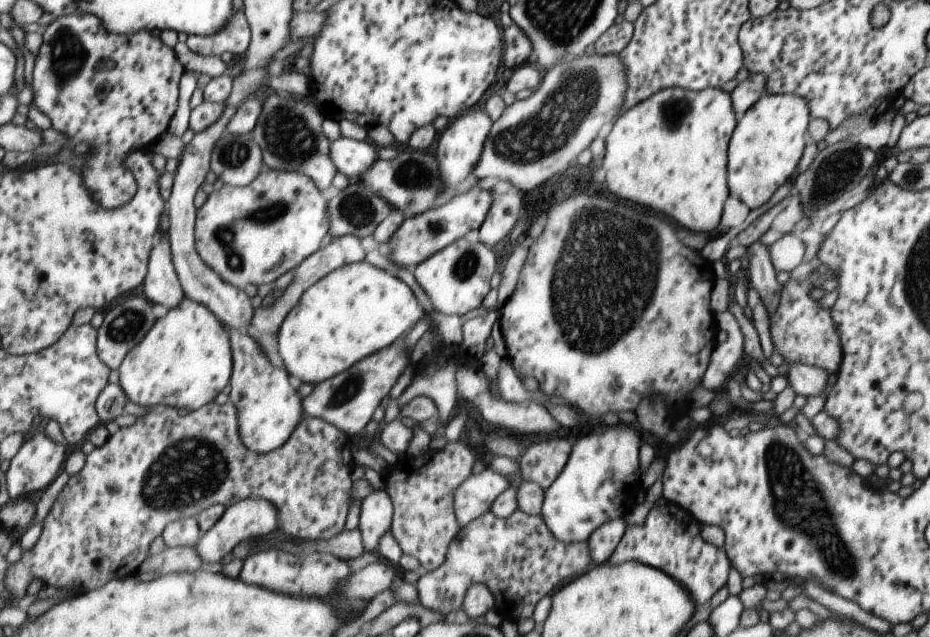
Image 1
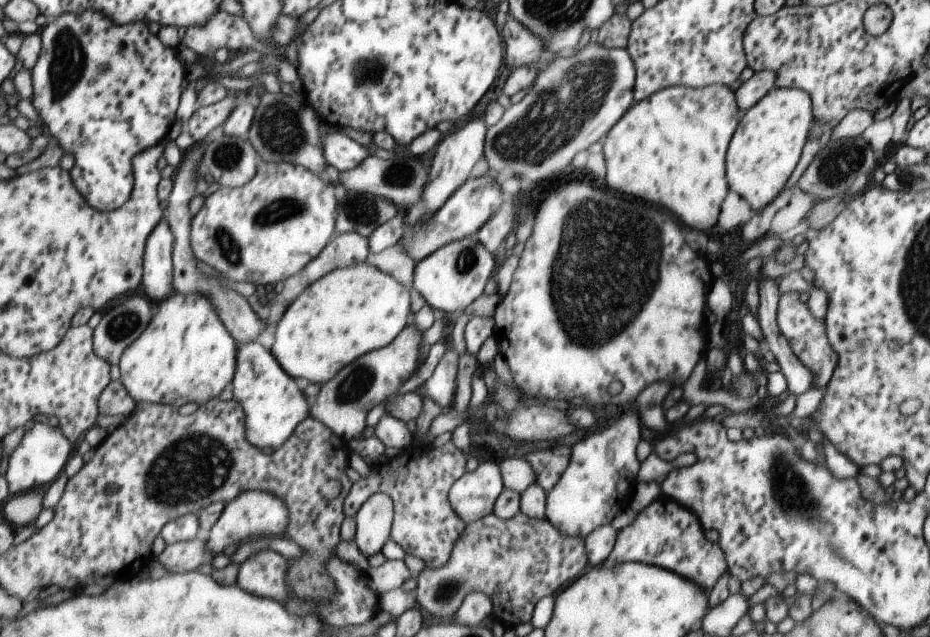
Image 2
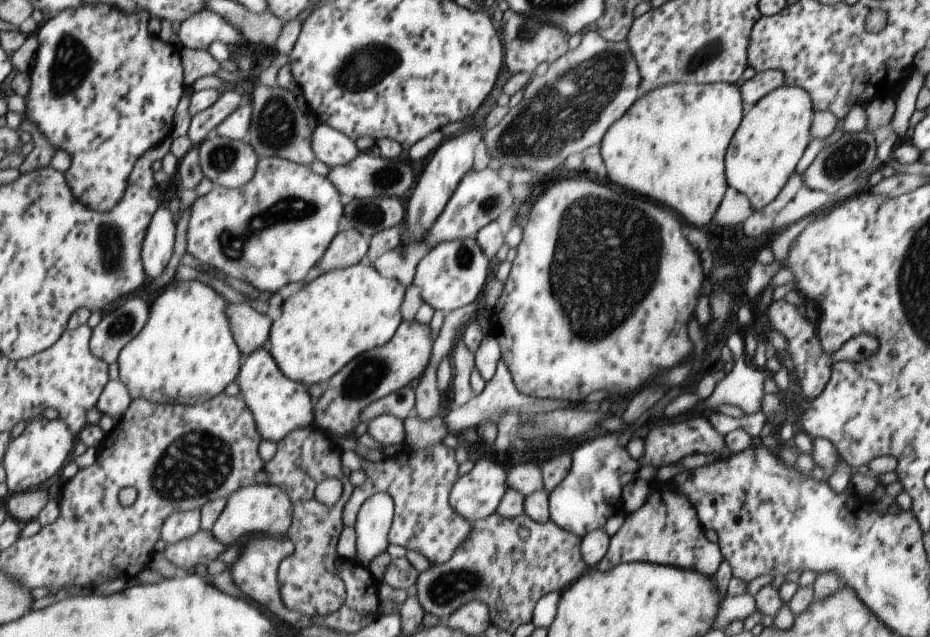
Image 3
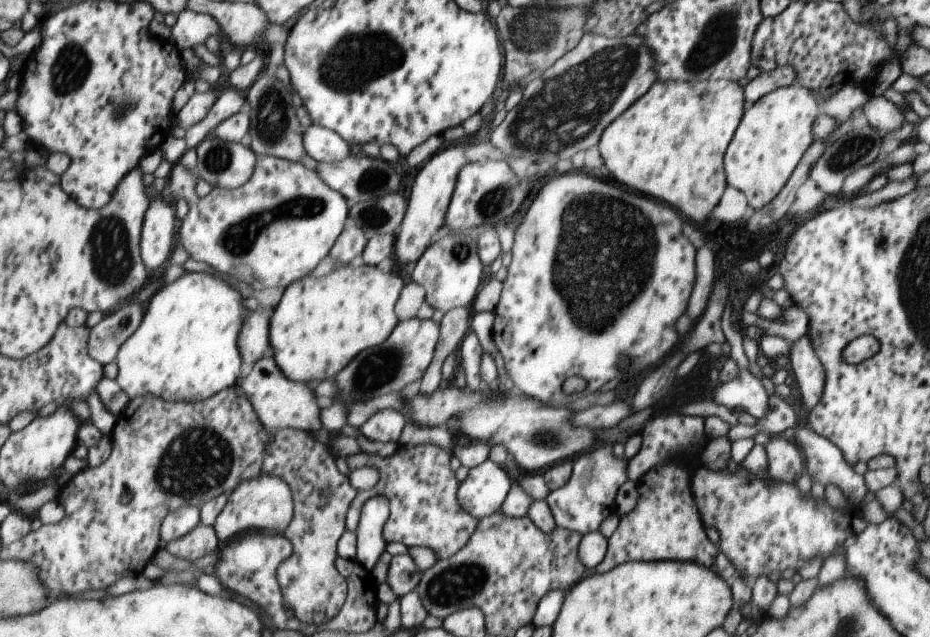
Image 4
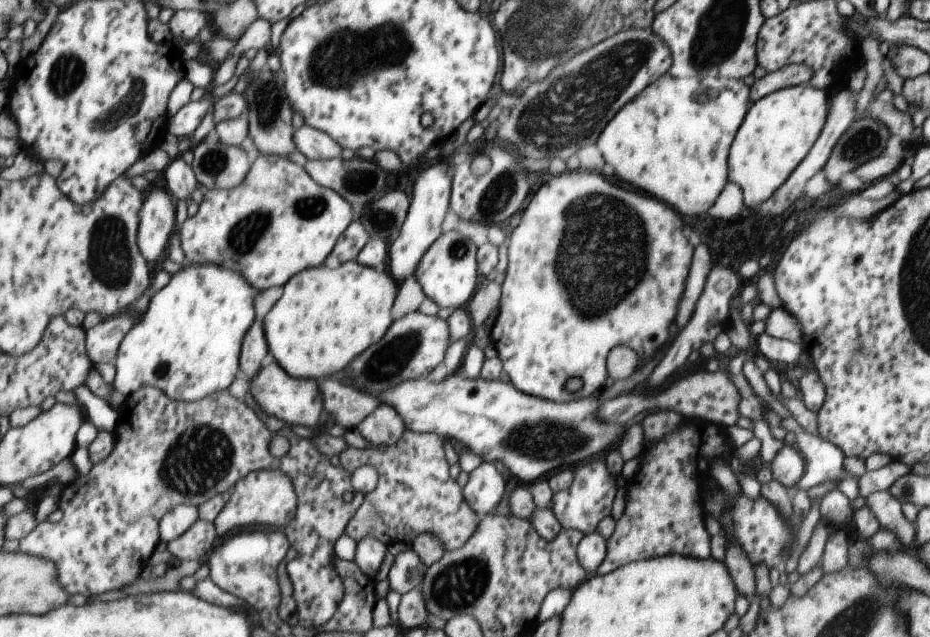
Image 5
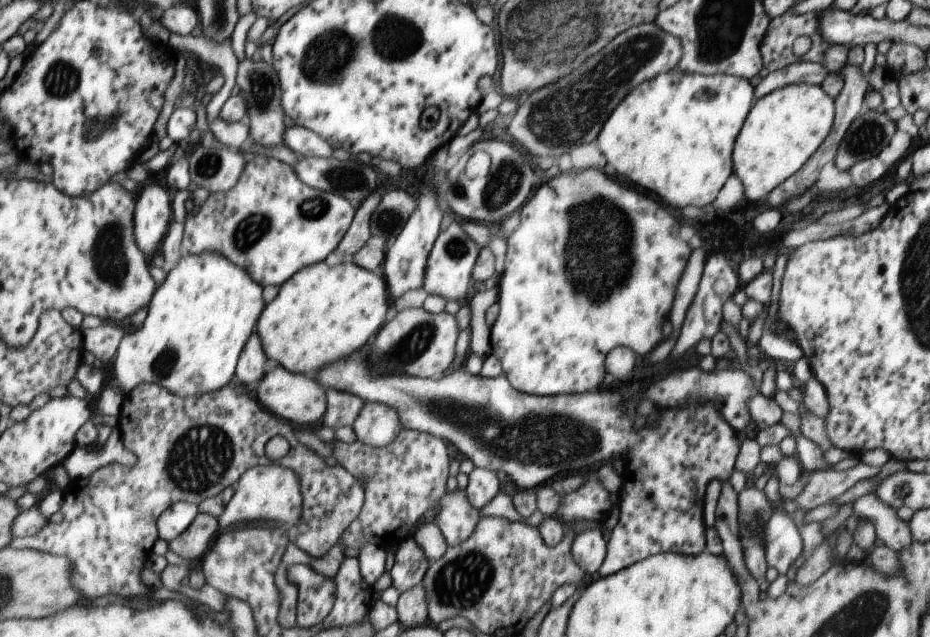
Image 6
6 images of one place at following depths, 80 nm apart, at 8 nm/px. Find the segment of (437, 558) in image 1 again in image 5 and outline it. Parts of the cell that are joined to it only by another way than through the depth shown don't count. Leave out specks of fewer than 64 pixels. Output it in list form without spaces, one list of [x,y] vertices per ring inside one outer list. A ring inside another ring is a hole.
[[[405,429],[401,438],[385,450],[348,447],[339,455],[341,466],[347,473],[367,464],[373,466],[378,475],[376,488],[363,495],[361,506],[347,522],[345,534],[351,540],[359,541],[359,530],[361,536],[371,536],[385,546],[393,542],[407,544],[419,534],[431,534],[439,540],[443,552],[457,551],[469,542],[481,519],[466,504],[461,488],[449,478],[442,440],[434,433],[415,433]]]

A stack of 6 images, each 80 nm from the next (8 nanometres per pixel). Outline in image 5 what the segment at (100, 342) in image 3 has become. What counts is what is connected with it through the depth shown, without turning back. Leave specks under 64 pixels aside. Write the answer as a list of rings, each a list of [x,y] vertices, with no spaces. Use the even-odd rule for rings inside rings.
[[[136,314],[103,318],[95,327],[88,330],[87,348],[94,363],[115,363],[123,340],[135,328],[139,319]]]

